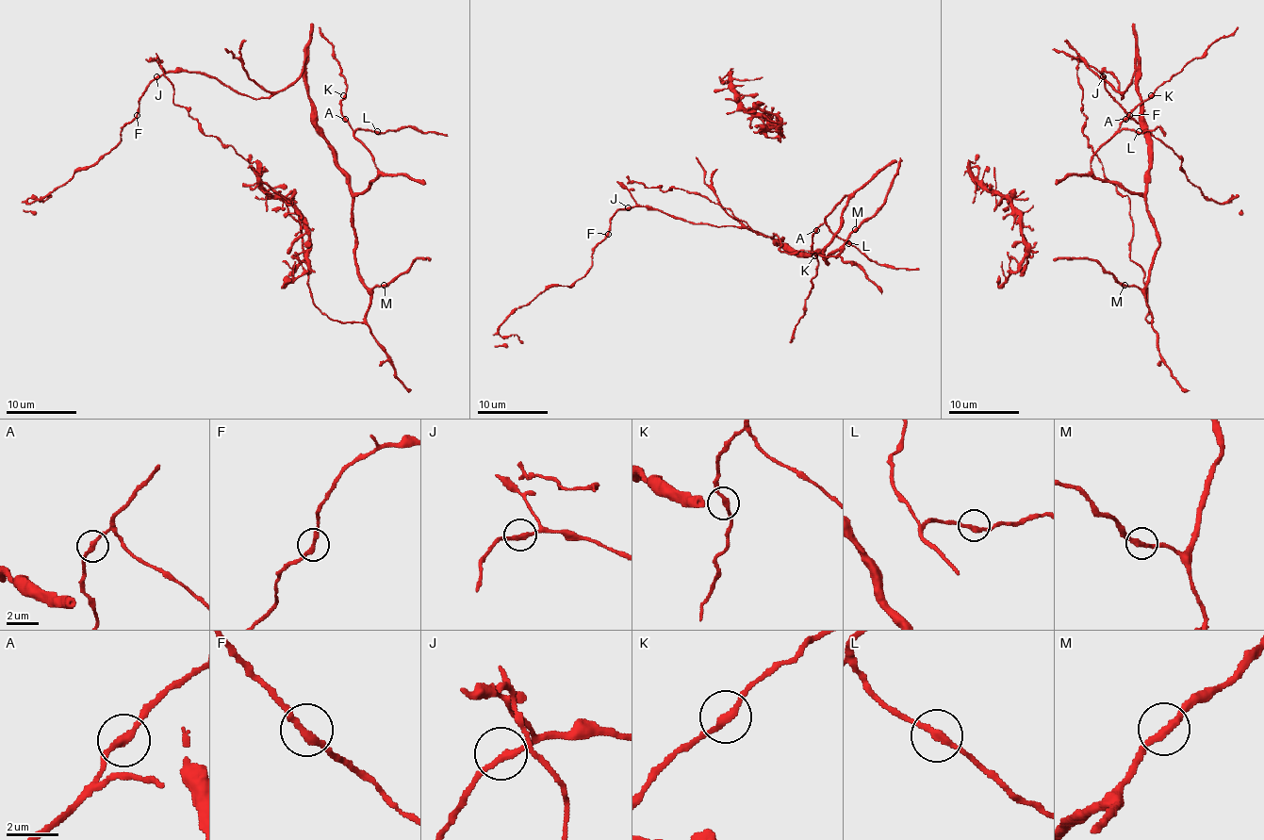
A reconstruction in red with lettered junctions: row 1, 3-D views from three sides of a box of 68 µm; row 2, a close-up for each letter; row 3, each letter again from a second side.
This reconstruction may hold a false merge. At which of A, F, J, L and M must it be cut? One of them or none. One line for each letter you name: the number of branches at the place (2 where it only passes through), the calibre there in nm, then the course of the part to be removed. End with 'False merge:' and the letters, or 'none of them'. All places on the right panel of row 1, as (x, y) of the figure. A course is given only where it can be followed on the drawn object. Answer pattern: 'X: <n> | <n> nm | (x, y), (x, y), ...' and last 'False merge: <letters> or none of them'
False merge: none of them

